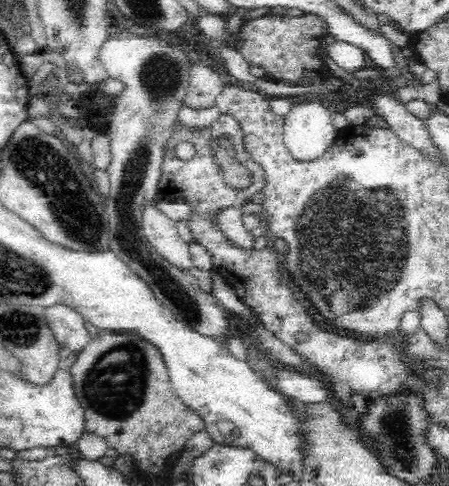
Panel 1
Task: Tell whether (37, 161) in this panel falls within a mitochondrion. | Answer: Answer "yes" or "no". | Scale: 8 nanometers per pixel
yes

